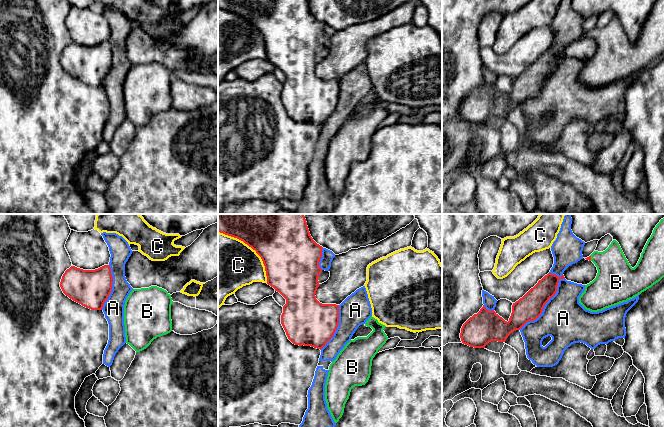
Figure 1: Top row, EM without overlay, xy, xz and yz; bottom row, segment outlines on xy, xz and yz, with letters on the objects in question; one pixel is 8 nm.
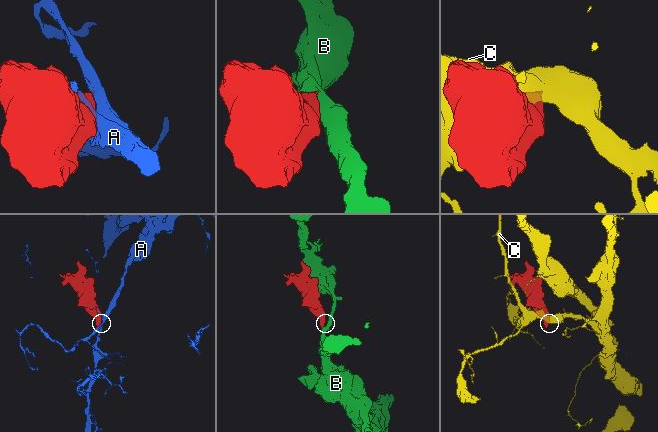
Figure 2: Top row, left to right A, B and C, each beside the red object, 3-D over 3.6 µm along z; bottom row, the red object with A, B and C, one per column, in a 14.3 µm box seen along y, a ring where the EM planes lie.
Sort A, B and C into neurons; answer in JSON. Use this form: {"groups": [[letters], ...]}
{"groups": [["A"], ["B"], ["C"]]}

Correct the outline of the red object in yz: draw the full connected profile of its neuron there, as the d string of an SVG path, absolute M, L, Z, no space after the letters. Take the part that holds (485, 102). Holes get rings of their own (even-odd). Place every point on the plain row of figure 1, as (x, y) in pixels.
M545 51L522 74L513 79L508 98L483 81L477 90L463 100L460 109L462 119L474 124L485 124L491 117L505 118L511 109L542 90L545 80L556 70L560 55L565 55L564 51Z

